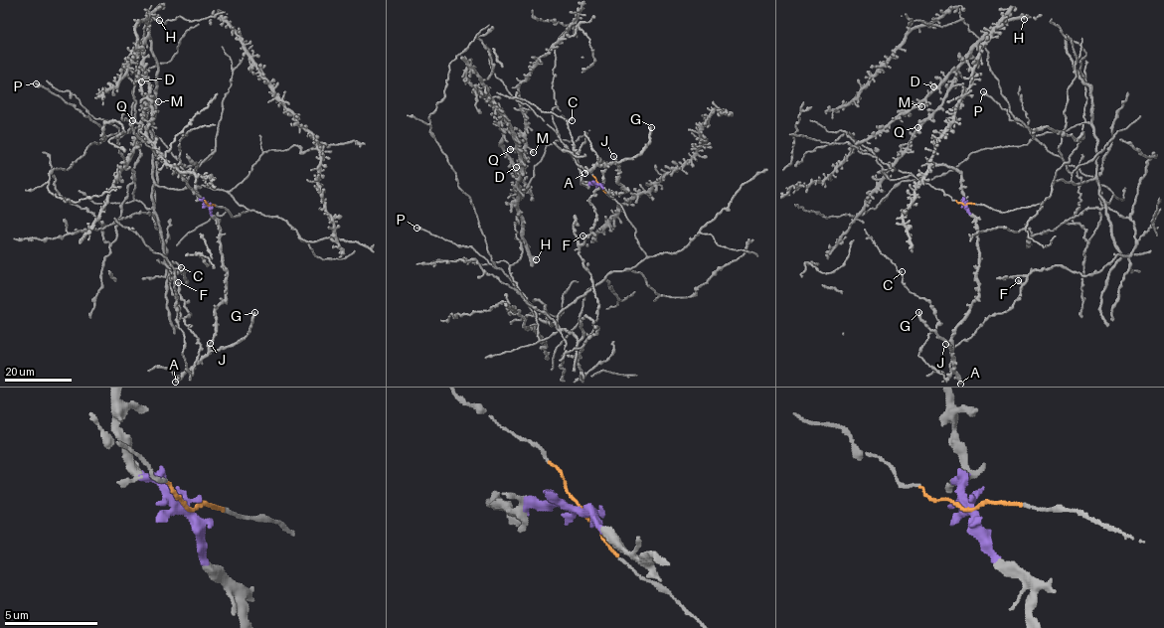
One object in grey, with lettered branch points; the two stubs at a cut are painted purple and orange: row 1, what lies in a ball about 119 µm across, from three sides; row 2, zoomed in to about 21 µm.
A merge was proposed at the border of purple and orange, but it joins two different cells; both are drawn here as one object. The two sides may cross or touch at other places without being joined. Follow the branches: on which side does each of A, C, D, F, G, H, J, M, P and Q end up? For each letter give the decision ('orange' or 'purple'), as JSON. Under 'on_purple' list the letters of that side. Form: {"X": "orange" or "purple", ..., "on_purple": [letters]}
{"A": "purple", "C": "purple", "D": "orange", "F": "purple", "G": "purple", "H": "orange", "J": "purple", "M": "orange", "P": "orange", "Q": "orange", "on_purple": ["A", "C", "F", "G", "J"]}

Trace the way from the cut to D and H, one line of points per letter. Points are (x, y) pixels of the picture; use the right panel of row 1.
D: (965, 205), (1030, 207), (1059, 180), (1095, 178), (1104, 201), (1114, 195), (1013, 115), (979, 39), (932, 86)
H: (965, 205), (1030, 207), (1059, 180), (1095, 178), (1104, 201), (1114, 195), (1010, 110), (979, 39), (1025, 19)

